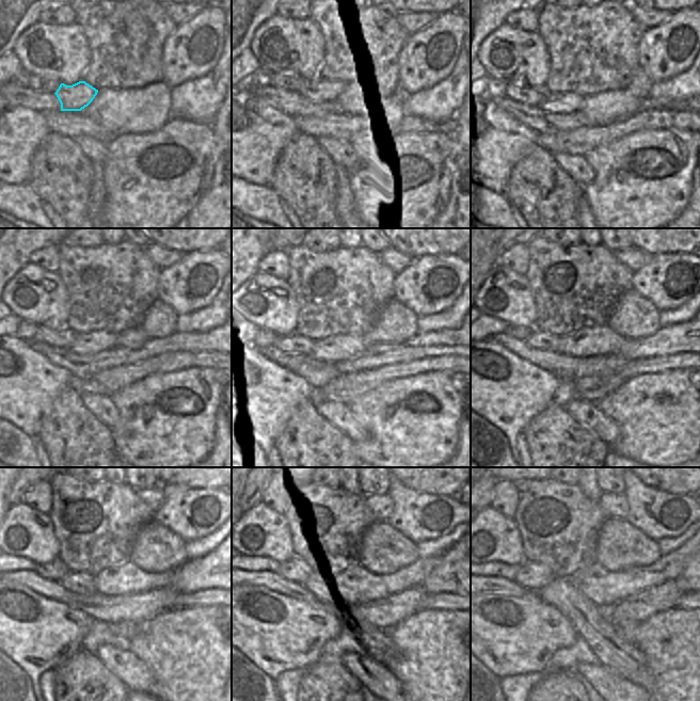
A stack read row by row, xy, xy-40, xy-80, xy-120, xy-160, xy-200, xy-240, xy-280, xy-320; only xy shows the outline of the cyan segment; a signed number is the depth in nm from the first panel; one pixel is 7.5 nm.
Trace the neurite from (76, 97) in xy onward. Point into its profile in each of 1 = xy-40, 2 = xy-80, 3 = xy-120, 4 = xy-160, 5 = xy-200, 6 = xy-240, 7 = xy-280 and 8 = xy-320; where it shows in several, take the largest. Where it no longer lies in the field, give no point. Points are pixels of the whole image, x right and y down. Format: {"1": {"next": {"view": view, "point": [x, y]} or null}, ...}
{"1": {"next": {"view": "xy-40", "point": [323, 93]}}, "2": {"next": {"view": "xy-80", "point": [569, 102]}}, "3": {"next": {"view": "xy-120", "point": [96, 341]}}, "4": {"next": {"view": "xy-160", "point": [344, 346]}}, "5": {"next": {"view": "xy-200", "point": [597, 340]}}, "6": {"next": {"view": "xy-240", "point": [125, 579]}}, "7": {"next": {"view": "xy-280", "point": [354, 582]}}, "8": {"next": {"view": "xy-320", "point": [603, 588]}}}

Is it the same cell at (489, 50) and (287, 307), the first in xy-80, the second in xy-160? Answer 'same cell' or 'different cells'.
same cell

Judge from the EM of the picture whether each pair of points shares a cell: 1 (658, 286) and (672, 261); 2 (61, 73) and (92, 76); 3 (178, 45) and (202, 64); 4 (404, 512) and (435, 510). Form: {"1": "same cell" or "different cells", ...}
{"1": "same cell", "2": "different cells", "3": "same cell", "4": "same cell"}

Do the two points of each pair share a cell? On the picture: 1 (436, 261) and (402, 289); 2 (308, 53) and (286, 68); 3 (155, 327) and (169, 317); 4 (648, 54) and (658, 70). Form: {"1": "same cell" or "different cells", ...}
{"1": "same cell", "2": "same cell", "3": "same cell", "4": "same cell"}

